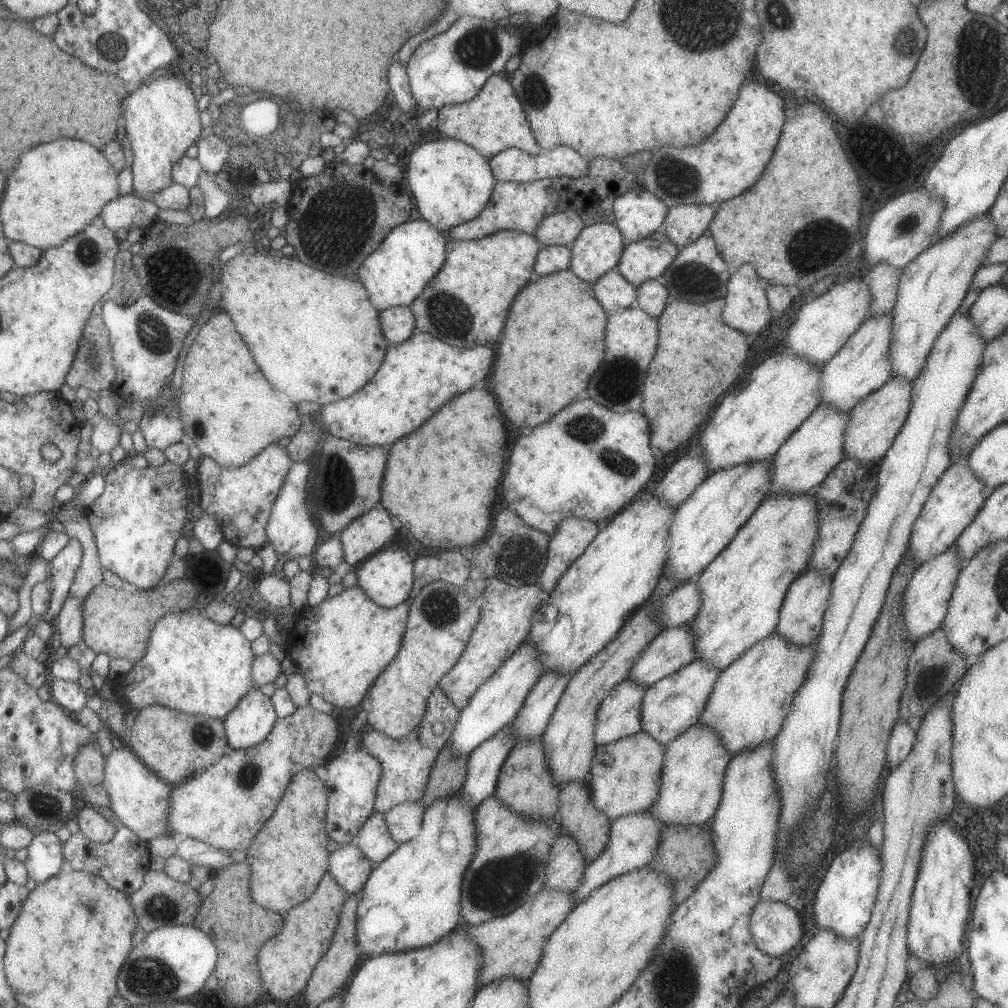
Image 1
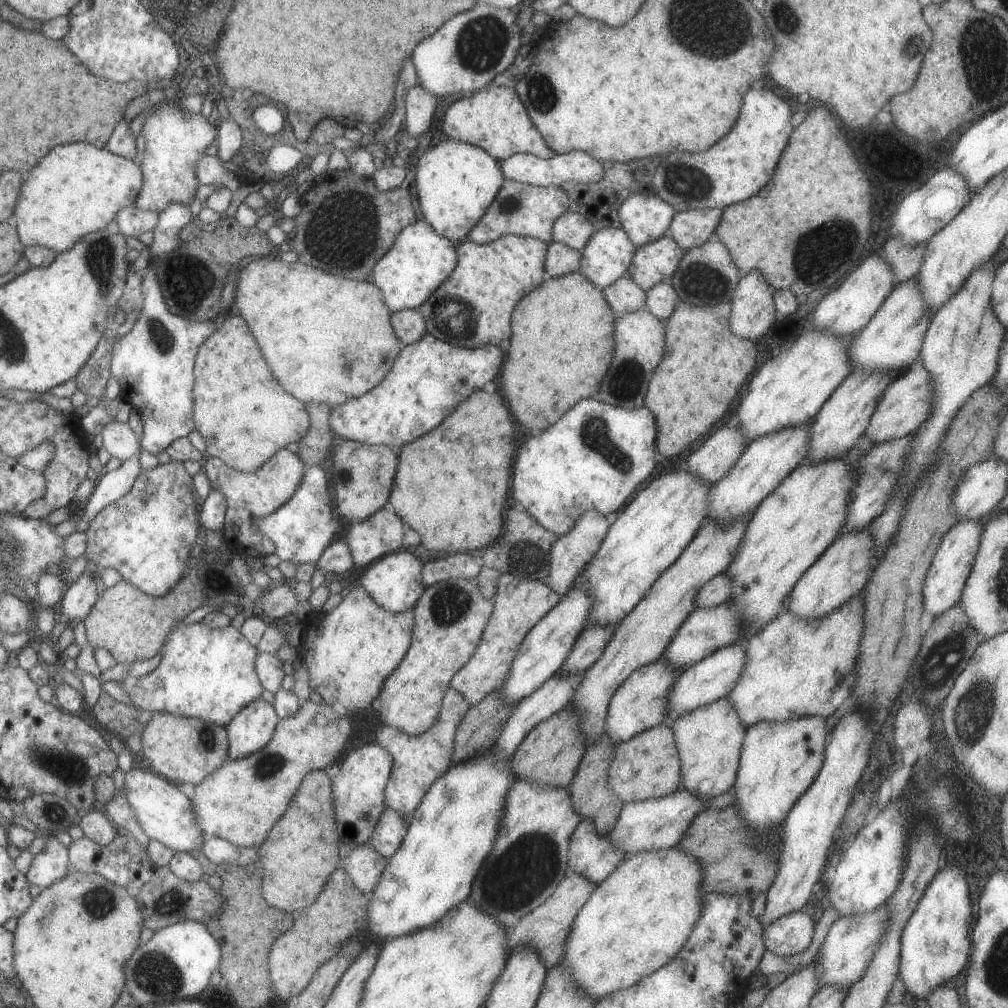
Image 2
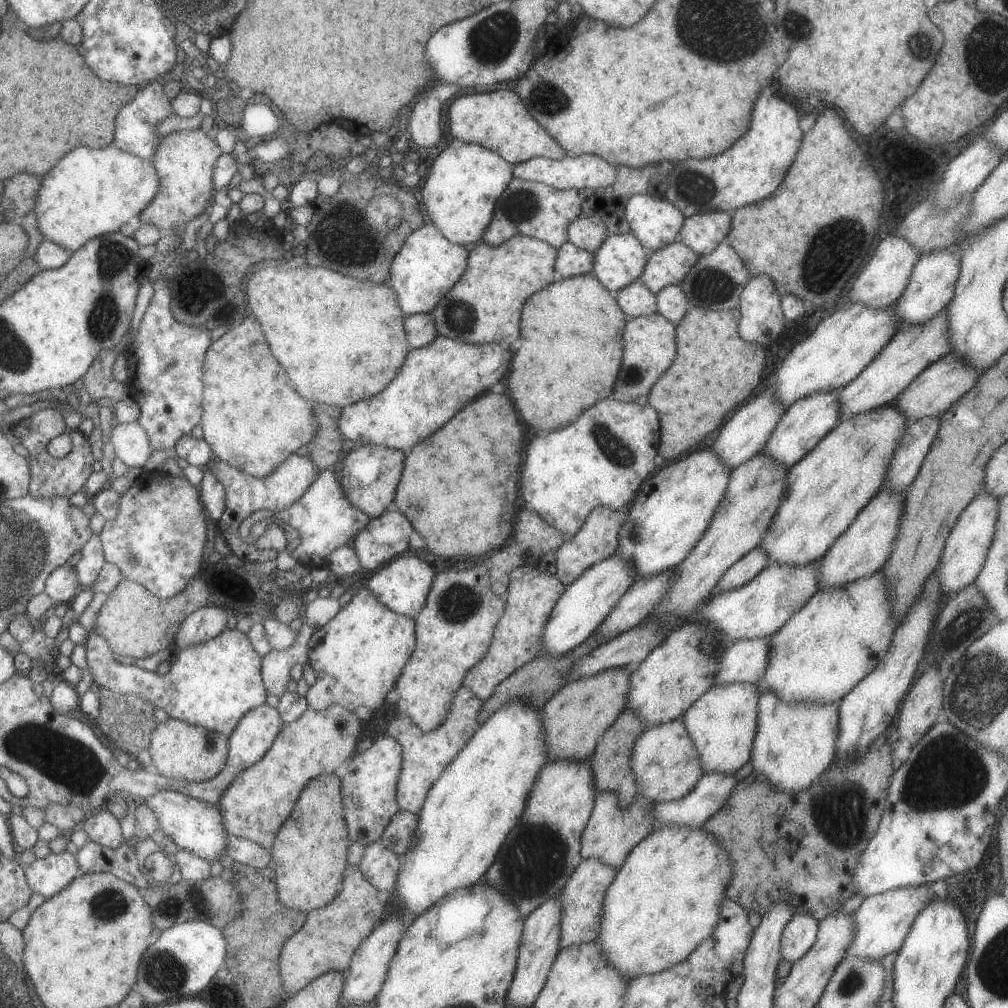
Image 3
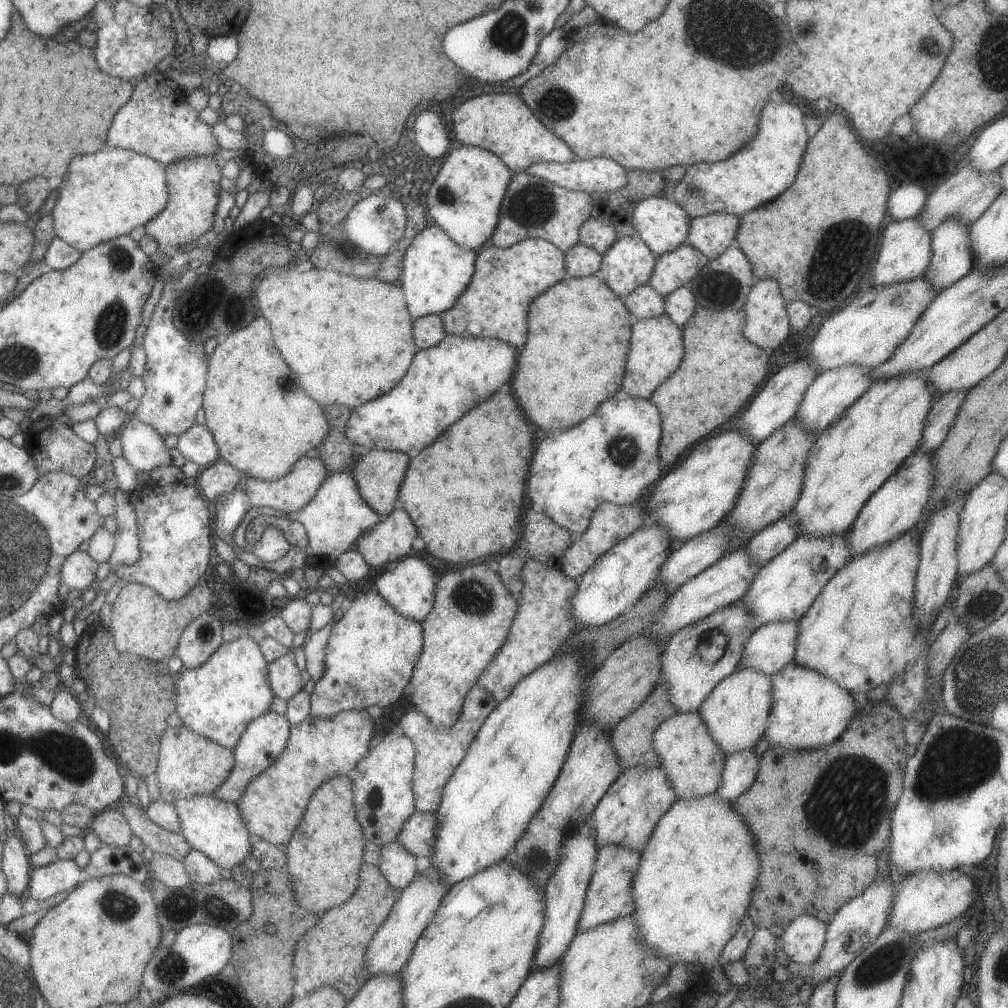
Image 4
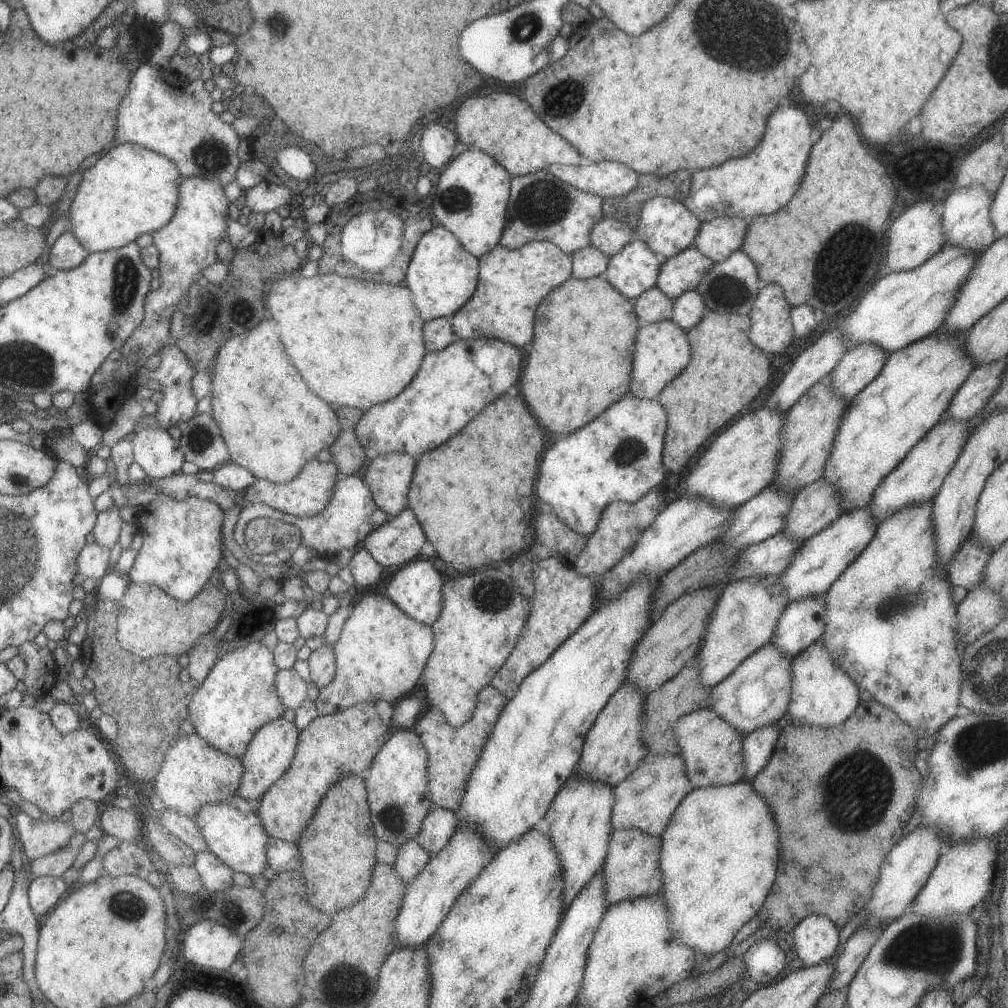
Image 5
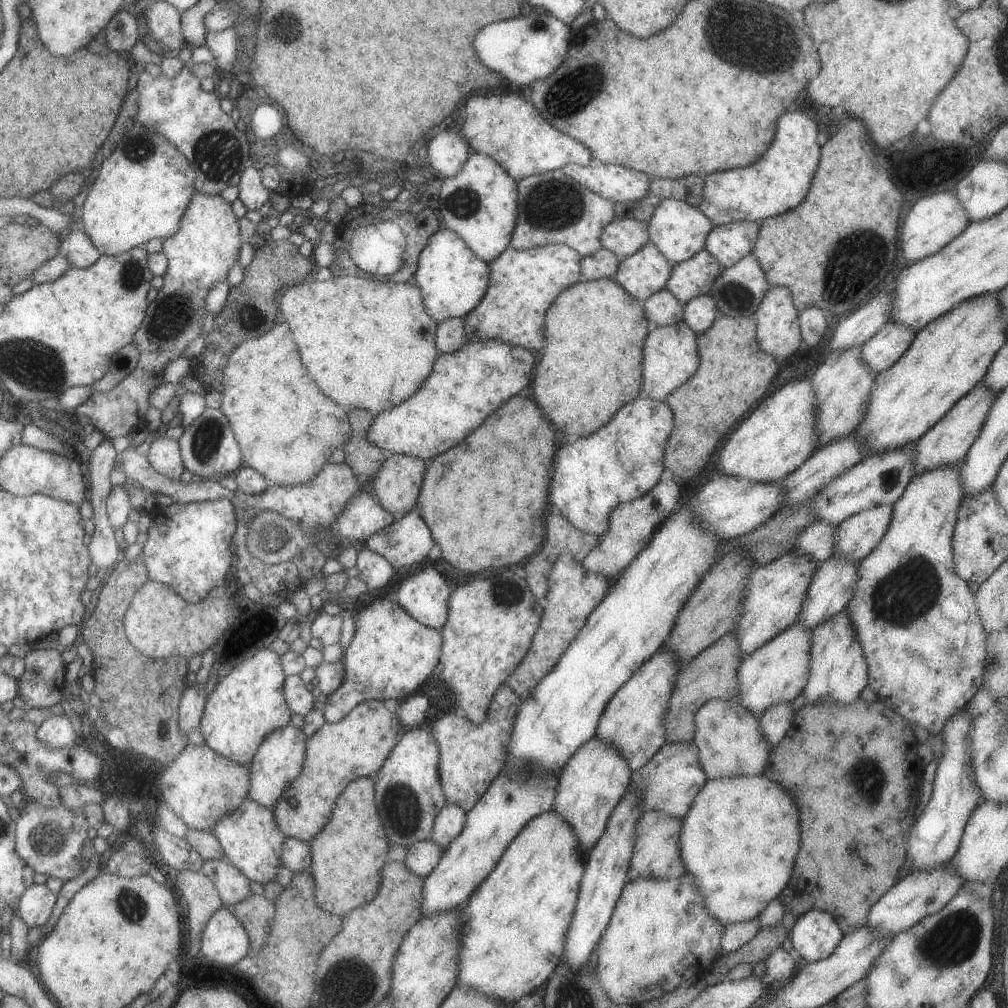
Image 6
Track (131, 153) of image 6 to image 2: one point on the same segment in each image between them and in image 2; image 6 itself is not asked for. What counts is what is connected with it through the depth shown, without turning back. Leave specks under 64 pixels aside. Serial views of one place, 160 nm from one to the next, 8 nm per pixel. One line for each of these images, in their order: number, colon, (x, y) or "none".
2: (76, 189)
3: (89, 193)
4: (103, 196)
5: (131, 190)

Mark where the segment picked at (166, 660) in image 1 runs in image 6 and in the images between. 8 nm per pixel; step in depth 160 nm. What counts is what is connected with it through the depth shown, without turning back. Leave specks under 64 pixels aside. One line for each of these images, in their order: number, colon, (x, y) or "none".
2: (208, 674)
3: (212, 685)
4: (217, 699)
5: (238, 695)
6: (247, 704)

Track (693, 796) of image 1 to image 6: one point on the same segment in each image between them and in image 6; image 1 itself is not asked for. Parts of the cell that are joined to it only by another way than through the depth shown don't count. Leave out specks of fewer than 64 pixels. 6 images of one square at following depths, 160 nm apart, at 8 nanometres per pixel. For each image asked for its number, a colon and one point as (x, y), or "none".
2: (708, 739)
3: (722, 721)
4: (735, 712)
5: (757, 693)
6: (777, 671)

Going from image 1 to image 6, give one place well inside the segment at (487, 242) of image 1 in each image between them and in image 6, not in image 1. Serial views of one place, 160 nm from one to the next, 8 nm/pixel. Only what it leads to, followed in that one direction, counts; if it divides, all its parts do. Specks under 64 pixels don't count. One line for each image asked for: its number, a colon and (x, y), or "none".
2: (472, 306)
3: (483, 306)
4: (495, 303)
5: (511, 282)
6: (522, 284)

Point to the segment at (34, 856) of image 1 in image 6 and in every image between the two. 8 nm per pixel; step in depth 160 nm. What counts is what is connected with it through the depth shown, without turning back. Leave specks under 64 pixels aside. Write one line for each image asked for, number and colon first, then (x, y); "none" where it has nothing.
2: (49, 865)
3: (49, 875)
4: (43, 882)
5: (43, 892)
6: (35, 904)

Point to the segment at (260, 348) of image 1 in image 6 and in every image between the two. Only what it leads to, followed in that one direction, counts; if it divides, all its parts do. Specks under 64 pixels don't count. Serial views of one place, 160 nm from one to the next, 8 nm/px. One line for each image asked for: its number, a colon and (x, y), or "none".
2: (327, 339)
3: (320, 326)
4: (348, 340)
5: (355, 343)
6: (369, 345)

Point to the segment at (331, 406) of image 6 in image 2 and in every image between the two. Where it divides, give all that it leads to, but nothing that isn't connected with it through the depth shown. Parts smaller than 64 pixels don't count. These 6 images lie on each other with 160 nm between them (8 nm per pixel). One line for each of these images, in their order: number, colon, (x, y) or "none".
2: (242, 414)
3: (251, 419)
4: (261, 421)
5: (272, 424)

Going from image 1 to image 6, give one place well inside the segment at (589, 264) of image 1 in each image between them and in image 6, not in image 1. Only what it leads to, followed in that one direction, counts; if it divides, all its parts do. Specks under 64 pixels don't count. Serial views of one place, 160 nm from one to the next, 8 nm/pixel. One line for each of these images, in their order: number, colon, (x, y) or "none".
2: (608, 253)
3: (620, 260)
4: (627, 263)
5: (634, 269)
6: (644, 272)

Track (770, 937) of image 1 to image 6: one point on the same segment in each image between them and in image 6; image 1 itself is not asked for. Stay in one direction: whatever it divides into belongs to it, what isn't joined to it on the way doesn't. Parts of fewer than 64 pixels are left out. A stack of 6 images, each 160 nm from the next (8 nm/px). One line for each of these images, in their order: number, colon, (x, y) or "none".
2: (791, 934)
3: (798, 935)
4: (803, 938)
5: (815, 937)
6: (814, 935)

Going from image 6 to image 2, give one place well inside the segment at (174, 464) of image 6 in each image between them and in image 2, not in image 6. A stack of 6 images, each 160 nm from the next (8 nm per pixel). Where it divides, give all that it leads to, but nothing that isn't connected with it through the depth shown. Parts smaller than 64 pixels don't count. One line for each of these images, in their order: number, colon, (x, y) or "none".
2: (118, 439)
3: (129, 440)
4: (142, 446)
5: (159, 455)

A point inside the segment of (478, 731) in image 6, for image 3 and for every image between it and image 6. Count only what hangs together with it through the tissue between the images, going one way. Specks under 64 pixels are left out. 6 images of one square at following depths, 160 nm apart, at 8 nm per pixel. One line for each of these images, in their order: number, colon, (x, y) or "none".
3: (425, 755)
4: (437, 751)
5: (452, 752)

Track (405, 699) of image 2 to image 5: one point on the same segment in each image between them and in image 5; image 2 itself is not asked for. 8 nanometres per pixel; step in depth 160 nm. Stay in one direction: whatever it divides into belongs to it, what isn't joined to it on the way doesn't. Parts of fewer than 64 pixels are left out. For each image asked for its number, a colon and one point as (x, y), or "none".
3: (453, 630)
4: (468, 623)
5: (483, 614)

